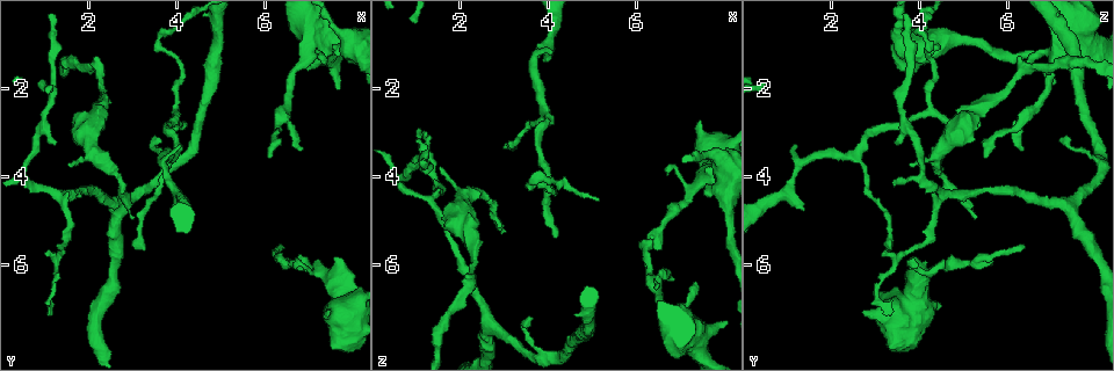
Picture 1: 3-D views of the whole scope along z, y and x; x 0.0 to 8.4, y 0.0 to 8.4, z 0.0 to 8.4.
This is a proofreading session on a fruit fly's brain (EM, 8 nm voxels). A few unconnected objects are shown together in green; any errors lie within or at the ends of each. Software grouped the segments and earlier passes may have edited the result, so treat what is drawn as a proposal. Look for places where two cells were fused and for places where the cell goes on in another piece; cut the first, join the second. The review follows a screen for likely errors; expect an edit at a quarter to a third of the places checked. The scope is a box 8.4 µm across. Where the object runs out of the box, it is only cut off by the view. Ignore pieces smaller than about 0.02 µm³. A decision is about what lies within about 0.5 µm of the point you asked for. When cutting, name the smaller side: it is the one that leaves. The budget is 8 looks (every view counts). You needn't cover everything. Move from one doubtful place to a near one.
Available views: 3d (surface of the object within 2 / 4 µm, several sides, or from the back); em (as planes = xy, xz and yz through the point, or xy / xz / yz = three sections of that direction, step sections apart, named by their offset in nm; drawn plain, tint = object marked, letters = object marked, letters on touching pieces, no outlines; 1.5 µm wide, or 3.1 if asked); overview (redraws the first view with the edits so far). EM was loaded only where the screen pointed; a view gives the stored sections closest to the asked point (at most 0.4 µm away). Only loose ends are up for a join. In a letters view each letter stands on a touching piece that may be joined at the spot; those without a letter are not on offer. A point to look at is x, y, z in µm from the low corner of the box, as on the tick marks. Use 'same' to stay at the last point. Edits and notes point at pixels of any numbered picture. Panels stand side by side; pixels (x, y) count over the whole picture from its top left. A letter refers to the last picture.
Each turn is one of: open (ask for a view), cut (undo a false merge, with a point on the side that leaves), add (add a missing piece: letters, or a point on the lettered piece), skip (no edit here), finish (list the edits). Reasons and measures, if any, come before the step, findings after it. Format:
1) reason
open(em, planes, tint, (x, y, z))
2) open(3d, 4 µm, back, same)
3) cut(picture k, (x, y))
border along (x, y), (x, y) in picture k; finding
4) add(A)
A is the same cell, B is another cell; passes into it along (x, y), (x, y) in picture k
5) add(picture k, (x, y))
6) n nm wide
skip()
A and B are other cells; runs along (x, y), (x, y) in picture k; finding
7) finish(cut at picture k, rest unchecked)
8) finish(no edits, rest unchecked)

free end
open(3d, 2 µm, (3.05, 4.95, 5.30))

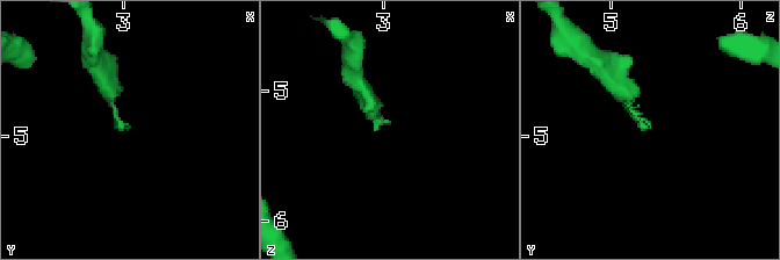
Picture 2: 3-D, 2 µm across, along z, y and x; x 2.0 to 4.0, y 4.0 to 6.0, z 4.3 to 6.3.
need the tissue
open(em, yz, step 8, tint, (3.04, 4.92, 5.24))

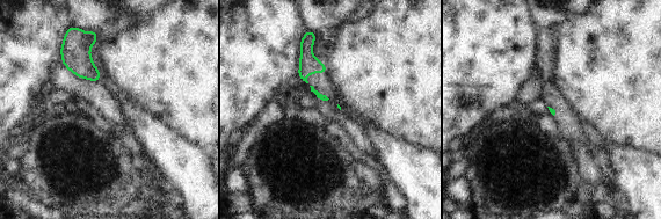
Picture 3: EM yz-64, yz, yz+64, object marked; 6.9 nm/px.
open(em, xz, step 8, letters, same)

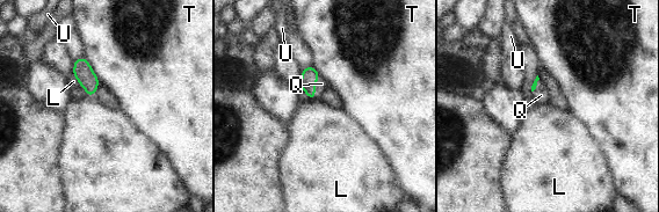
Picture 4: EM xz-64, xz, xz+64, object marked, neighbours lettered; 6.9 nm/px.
add(Q)
Q is the same cell, L, T and U are other cells; passes into it along (309, 75), (314, 88), (321, 83) in picture 4; it goes on there

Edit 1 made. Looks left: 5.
see it whole again
open(overview)

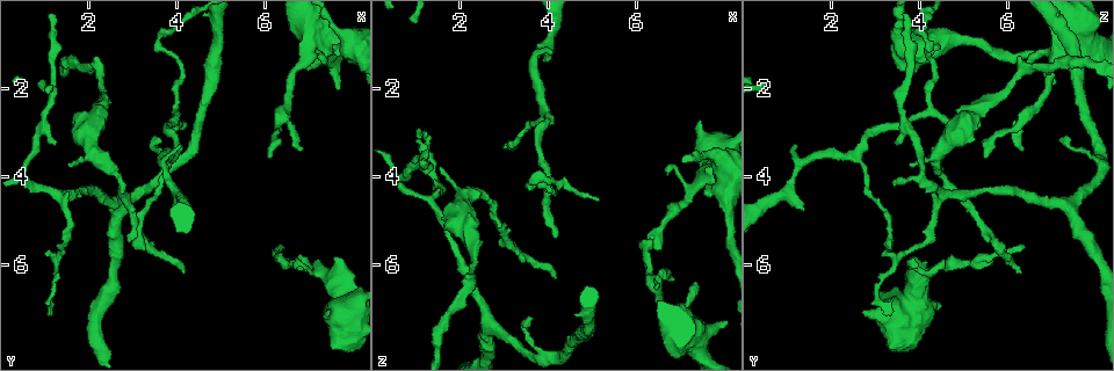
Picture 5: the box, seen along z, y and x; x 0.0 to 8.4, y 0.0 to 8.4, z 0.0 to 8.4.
thin end
open(em, xz, step 8, tint, (6.70, 6.05, 3.80))

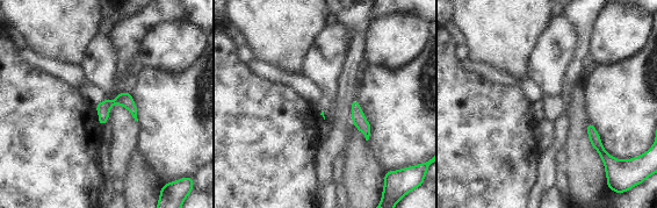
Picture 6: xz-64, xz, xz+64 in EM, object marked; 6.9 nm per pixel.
open(em, xz, step 8, letters, same)

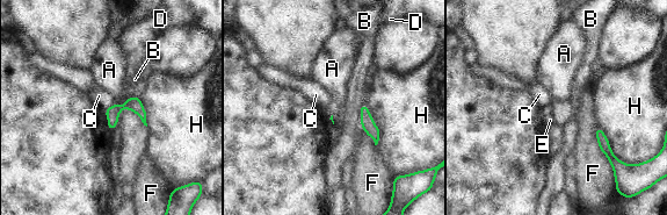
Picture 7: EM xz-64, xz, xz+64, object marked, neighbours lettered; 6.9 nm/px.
skip()
A, B, C, D, E, F and H are other cells; border along (114, 102), (106, 109) in picture 7; none of them fits

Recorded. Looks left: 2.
thick turns thin
open(em, planes, letters, (7.90, 0.95, 3.60))

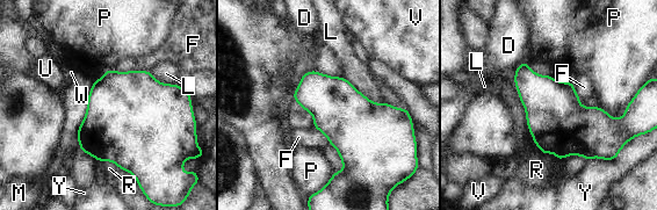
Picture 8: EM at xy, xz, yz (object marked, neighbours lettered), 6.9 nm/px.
skip()
D, F, L, M, P, R, U, V, W and Y are other cells; border along (110, 69), (116, 71), (149, 71) in picture 8; all the same cell

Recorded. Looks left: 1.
finish(add at picture 4, rest unchecked)

